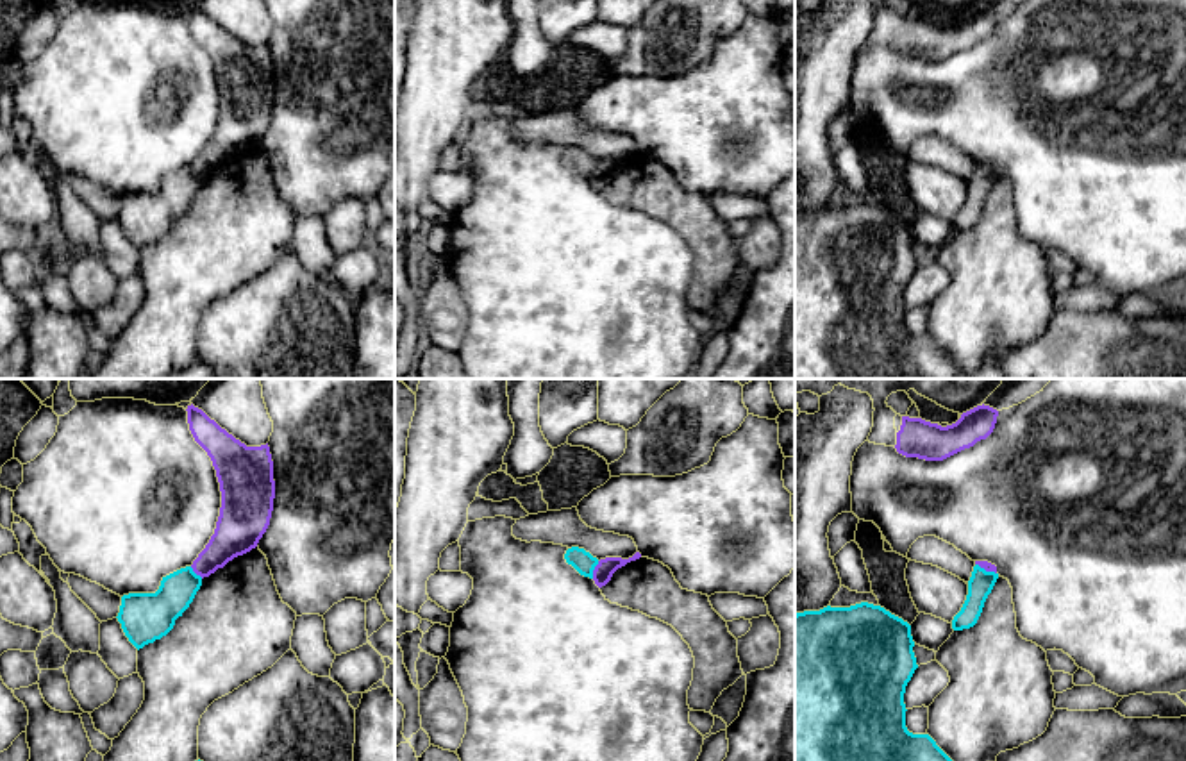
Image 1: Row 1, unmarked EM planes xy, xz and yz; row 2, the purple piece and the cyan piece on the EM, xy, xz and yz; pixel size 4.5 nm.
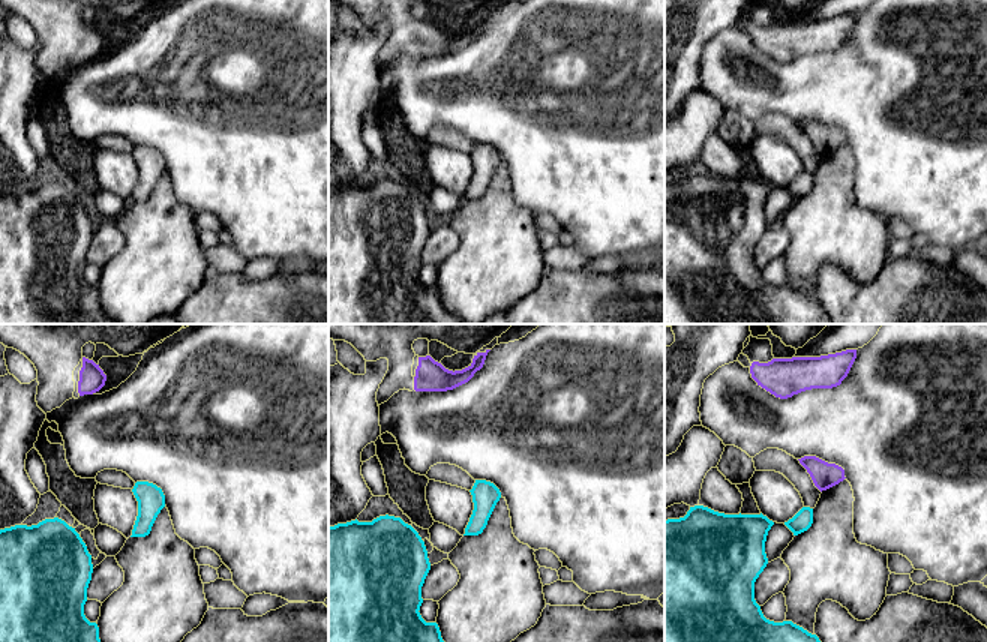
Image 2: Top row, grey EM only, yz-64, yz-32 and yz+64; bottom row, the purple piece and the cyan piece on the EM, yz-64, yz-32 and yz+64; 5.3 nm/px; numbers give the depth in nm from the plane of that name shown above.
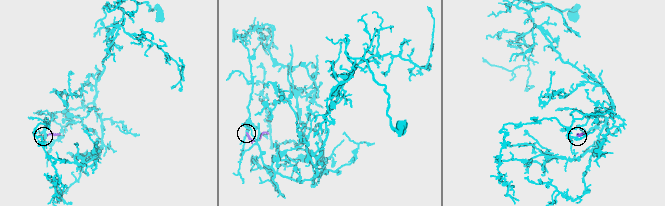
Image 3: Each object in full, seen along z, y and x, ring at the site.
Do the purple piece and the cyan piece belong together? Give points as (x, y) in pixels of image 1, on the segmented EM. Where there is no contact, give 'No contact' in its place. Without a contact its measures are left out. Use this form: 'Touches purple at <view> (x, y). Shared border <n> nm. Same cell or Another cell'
Touches purple at xz (593, 570). Shared border 90 nm. Another cell

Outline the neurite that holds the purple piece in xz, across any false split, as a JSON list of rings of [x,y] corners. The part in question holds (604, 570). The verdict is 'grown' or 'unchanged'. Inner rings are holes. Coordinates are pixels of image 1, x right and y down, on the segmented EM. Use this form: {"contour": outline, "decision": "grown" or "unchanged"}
{"contour": [[[636,552],[636,554],[634,554],[632,557],[629,557],[629,559],[622,559],[622,557],[606,557],[606,559],[600,559],[598,564],[597,564],[595,570],[593,570],[593,581],[595,581],[595,584],[597,584],[598,588],[606,586],[606,584],[611,581],[613,573],[614,573],[618,568],[622,568],[622,566],[625,566],[627,563],[636,561],[636,559],[639,559],[639,557],[641,557],[641,554]]], "decision": "unchanged"}

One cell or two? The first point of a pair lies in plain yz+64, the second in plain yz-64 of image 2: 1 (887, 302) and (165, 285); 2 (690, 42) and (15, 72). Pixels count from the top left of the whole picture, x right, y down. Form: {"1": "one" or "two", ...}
{"1": "two", "2": "one"}

